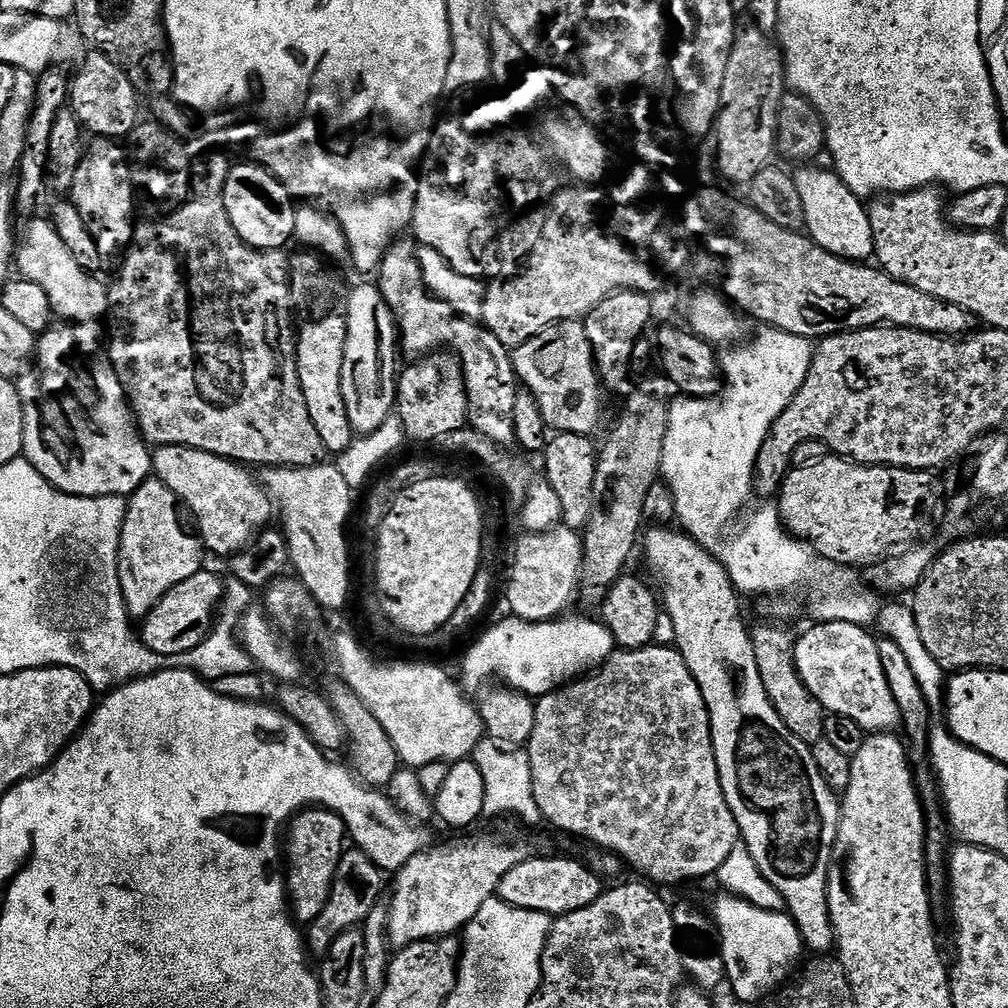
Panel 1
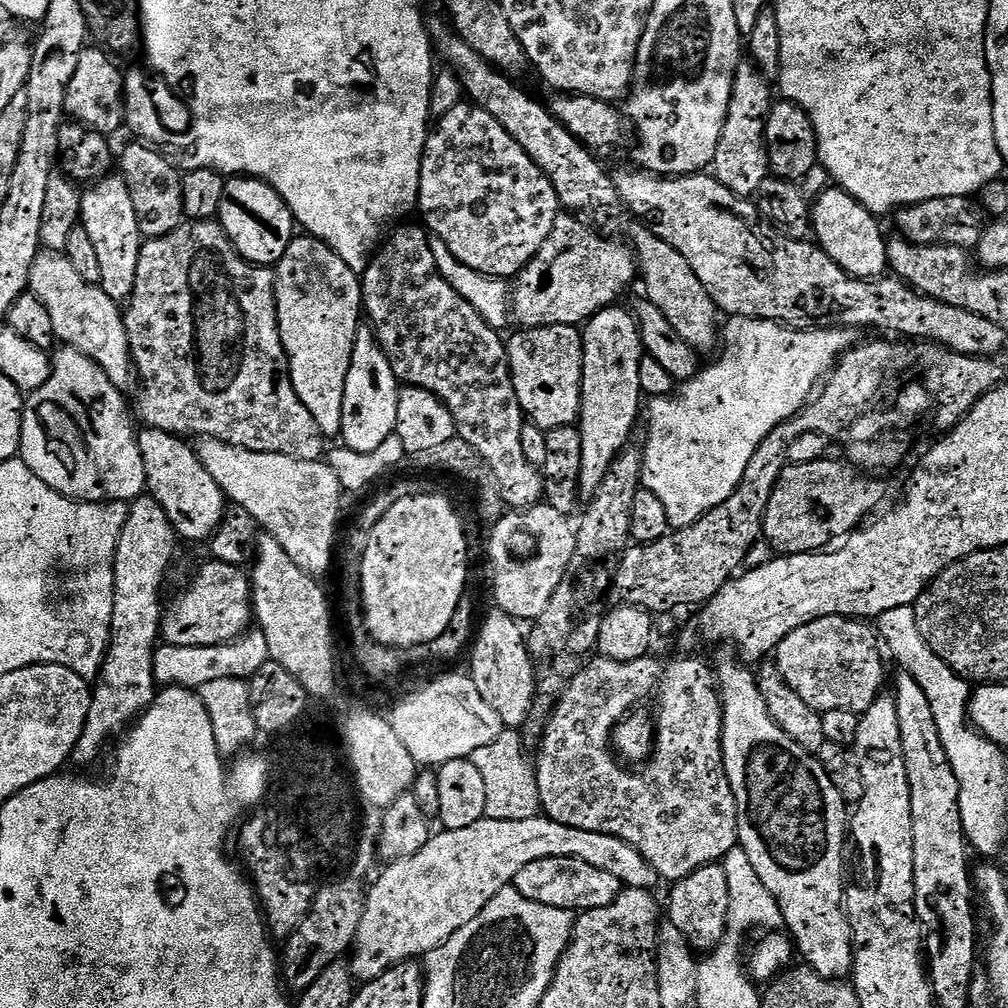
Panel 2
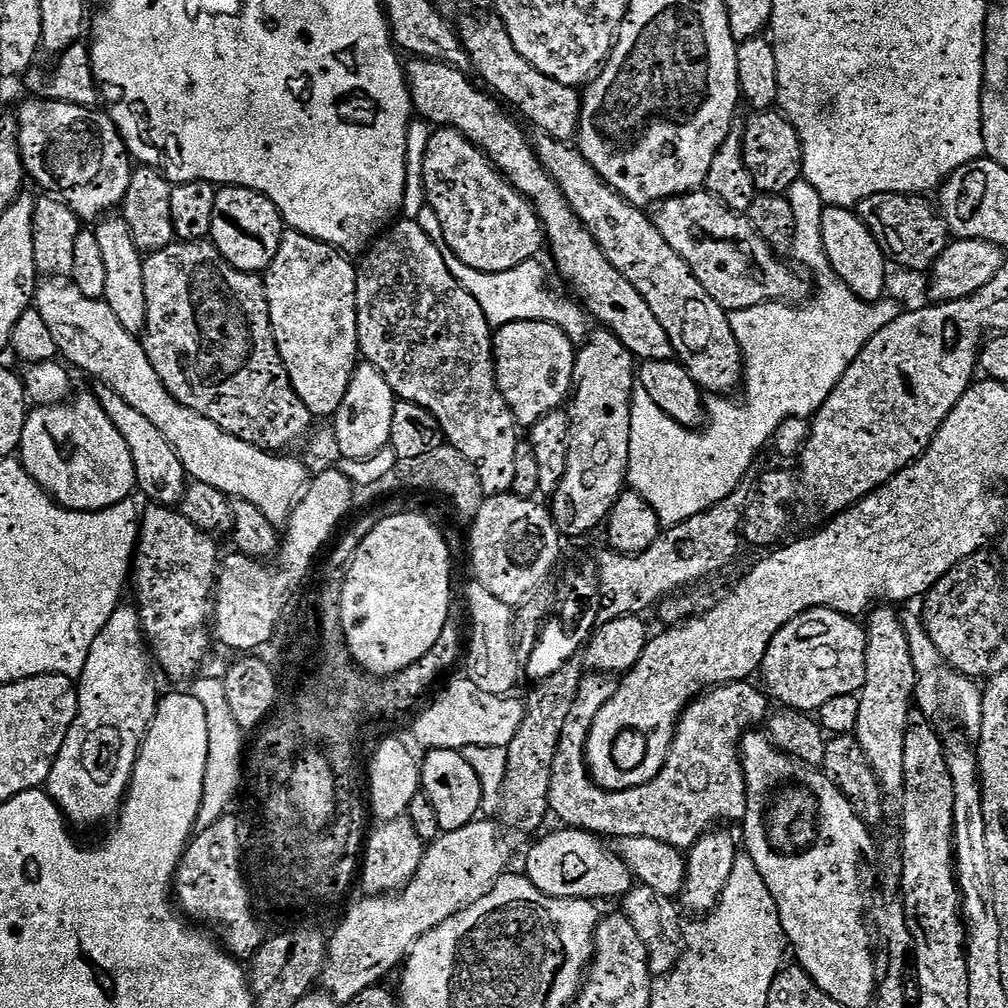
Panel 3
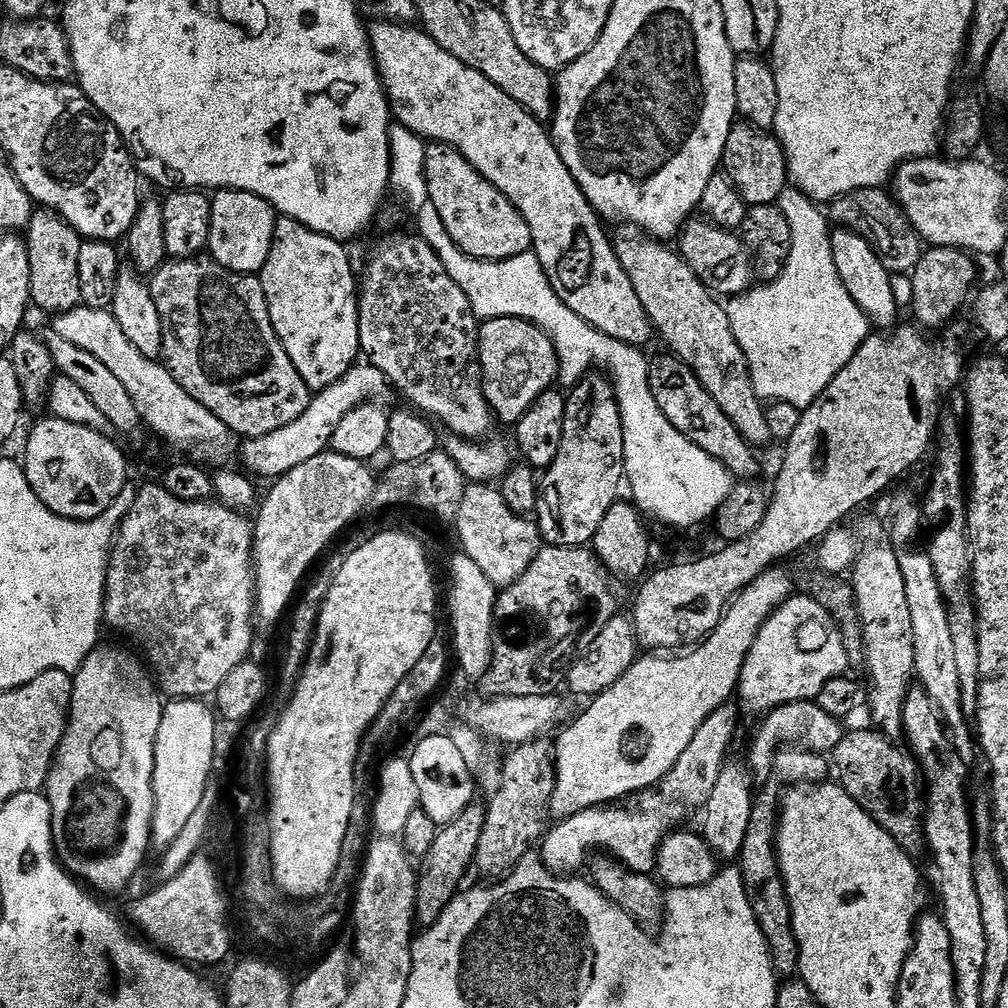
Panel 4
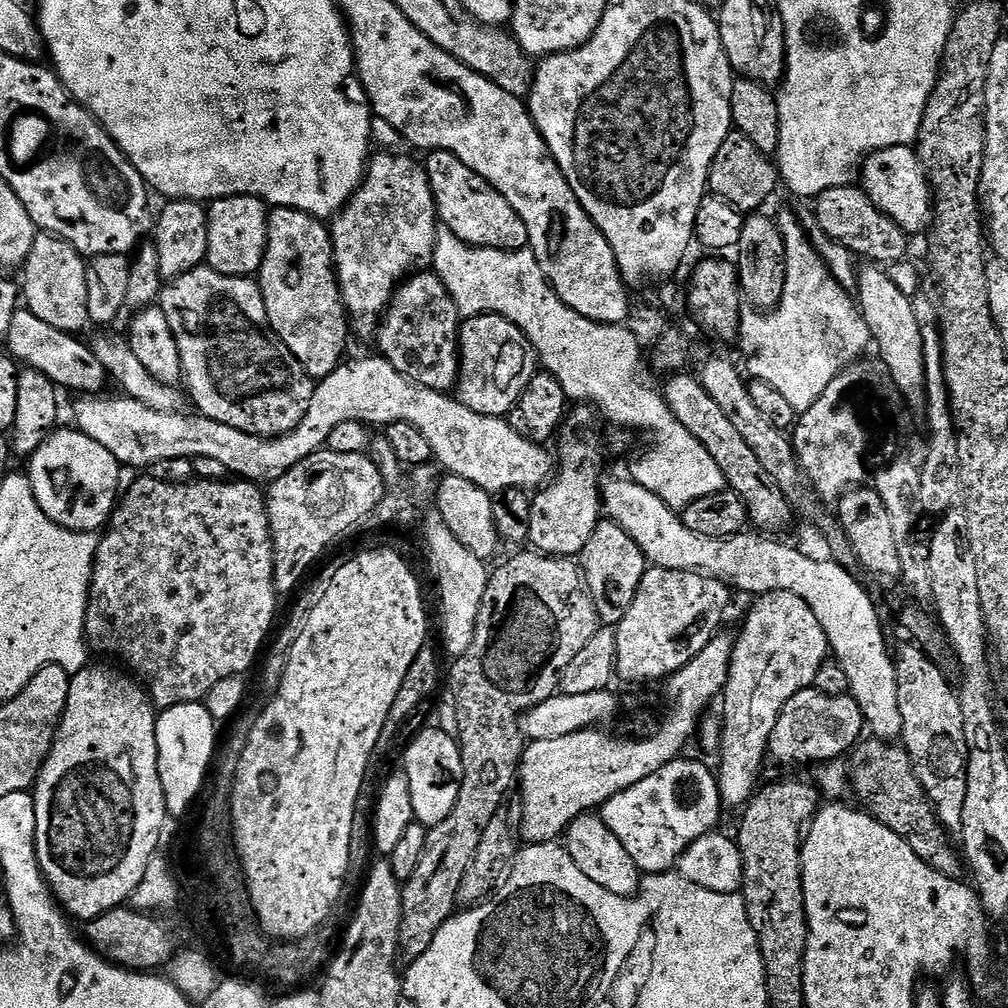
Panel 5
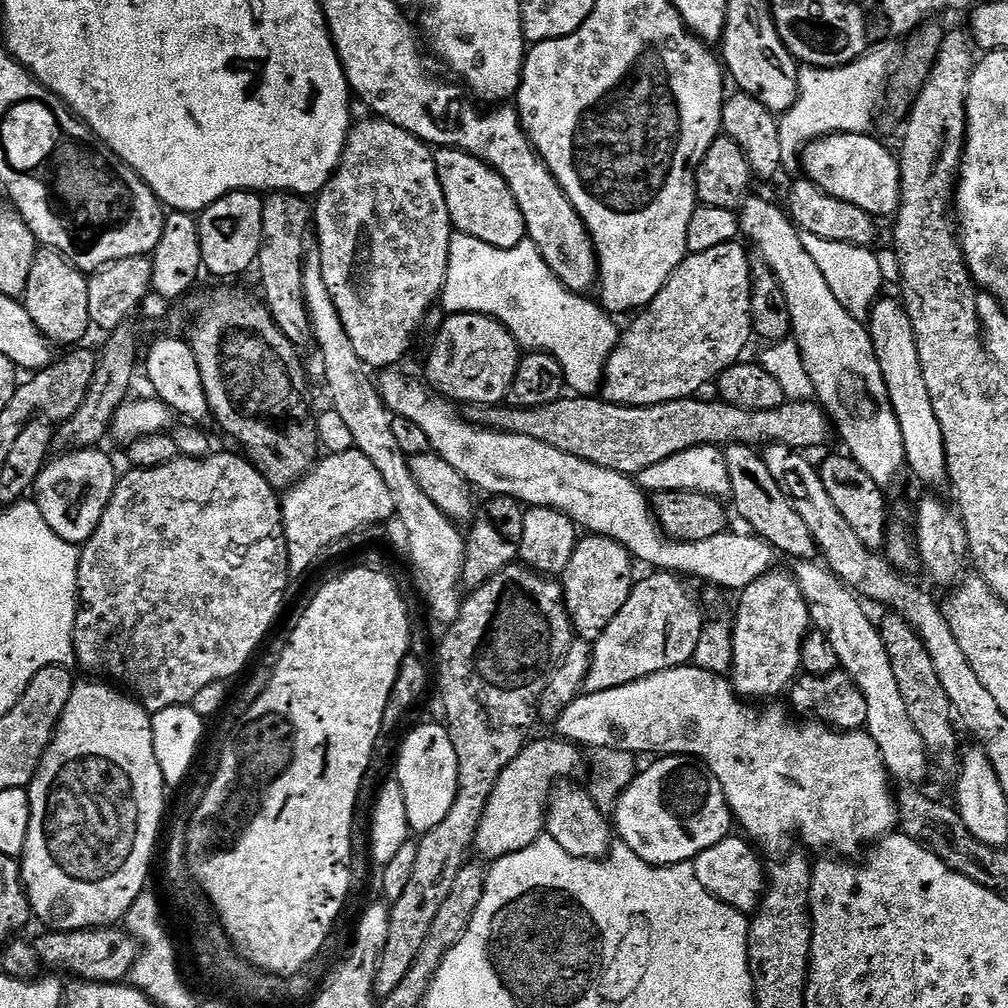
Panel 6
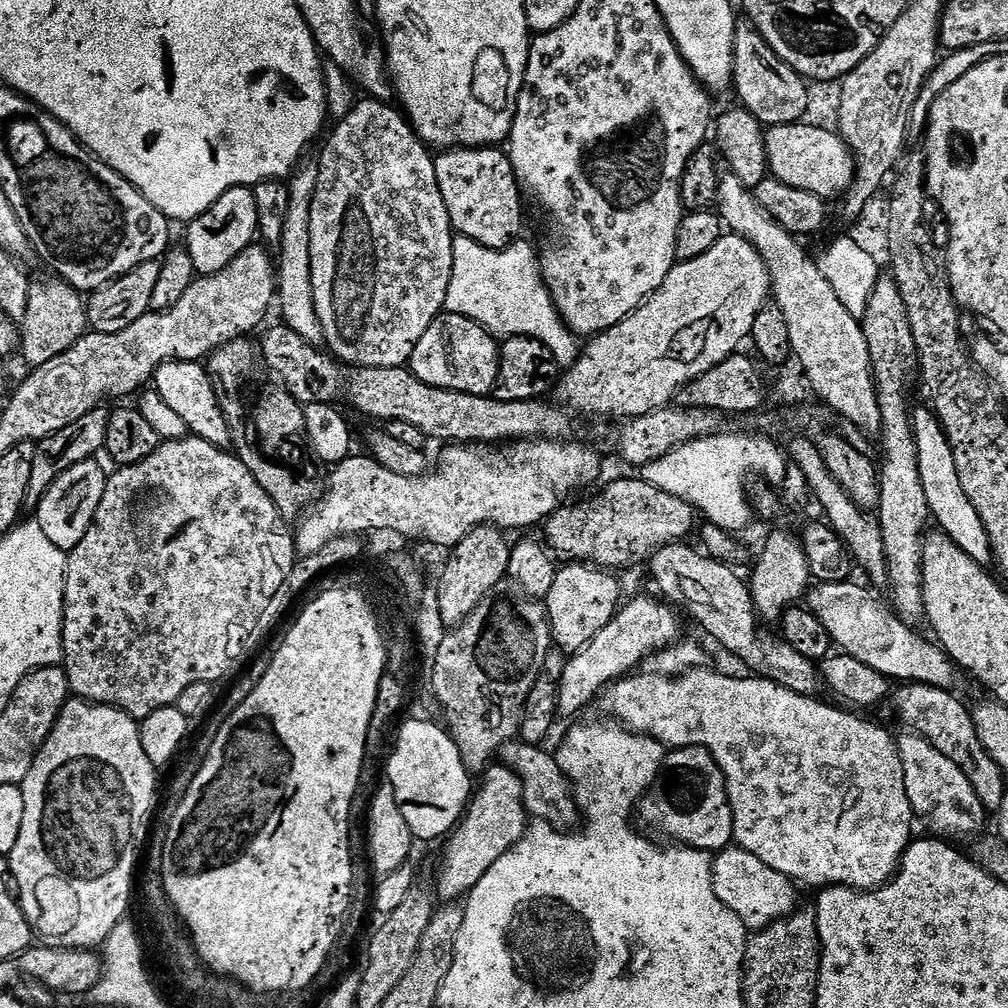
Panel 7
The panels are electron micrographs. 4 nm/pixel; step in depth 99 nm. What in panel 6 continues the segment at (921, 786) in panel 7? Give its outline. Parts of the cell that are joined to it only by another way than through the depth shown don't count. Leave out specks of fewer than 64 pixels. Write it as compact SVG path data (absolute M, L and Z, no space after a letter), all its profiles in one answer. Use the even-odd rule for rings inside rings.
M802 560L795 566L794 575L808 603L812 624L830 638L838 654L840 668L852 677L866 698L866 731L874 738L889 773L896 775L897 772L909 785L923 785L930 769L930 757L924 750L922 734L918 734L918 730L914 730L914 722L910 722L910 714L906 710L902 690L898 690L898 678L894 678L894 666L890 666L879 627L874 620L872 624L861 597L847 588L823 563Z

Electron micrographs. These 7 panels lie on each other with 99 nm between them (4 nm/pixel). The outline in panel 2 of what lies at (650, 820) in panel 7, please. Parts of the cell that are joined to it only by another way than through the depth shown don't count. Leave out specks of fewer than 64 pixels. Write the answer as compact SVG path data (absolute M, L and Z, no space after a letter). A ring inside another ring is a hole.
M546 858L530 862L530 866L522 866L522 870L518 870L514 886L518 894L522 894L522 898L528 898L530 902L561 908L573 914L610 906L610 902L614 902L614 898L622 891L620 880L612 874L606 874L581 860L558 858Z

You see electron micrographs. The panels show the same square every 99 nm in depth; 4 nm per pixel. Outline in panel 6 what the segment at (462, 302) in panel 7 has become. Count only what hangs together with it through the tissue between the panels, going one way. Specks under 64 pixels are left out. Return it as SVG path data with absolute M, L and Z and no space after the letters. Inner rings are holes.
M456 232L450 242L448 273L442 293L444 312L476 312L500 321L509 334L524 350L543 350L557 360L564 371L564 383L575 395L596 396L604 382L604 365L616 349L622 335L621 325L616 325L611 315L595 299L572 292L546 266L542 254L529 239L513 248L495 248L465 232Z

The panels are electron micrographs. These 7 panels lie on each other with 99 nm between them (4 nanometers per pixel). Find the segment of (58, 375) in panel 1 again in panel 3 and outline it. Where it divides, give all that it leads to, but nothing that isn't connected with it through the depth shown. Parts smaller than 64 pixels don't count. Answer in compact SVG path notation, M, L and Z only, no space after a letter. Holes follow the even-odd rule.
M84 392L75 396L63 404L31 409L22 430L18 459L56 503L76 512L97 512L133 495L134 458L130 458L126 438L106 418L99 395Z

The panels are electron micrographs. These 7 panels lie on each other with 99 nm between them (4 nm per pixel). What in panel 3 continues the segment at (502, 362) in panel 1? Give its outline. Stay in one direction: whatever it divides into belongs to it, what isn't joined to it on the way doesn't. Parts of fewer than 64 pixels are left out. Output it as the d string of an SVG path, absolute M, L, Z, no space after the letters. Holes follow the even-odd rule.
M402 218L395 221L369 247L364 258L365 260L359 261L357 265L355 280L355 306L358 310L358 336L361 357L383 374L387 384L392 388L392 392L395 393L399 401L414 402L415 405L422 406L423 409L432 413L443 431L445 441L456 448L472 465L475 465L479 484L482 486L485 497L507 495L511 491L514 482L514 459L516 446L520 441L520 435L518 435L520 430L513 418L513 412L506 405L506 400L497 388L496 361L493 358L492 344L494 330L484 315L482 306L478 304L478 300L472 294L457 282L449 267L446 266L446 262L443 261L442 254L439 253L434 242L430 240L429 235L422 230L420 224L414 218L408 218L408 220Z

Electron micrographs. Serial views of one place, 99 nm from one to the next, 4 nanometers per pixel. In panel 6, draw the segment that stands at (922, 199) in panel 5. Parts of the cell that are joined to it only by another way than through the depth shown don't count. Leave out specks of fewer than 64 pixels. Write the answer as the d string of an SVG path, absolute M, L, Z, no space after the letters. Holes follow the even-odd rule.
M835 132L832 136L821 136L820 139L812 141L802 152L802 171L807 179L819 188L829 192L834 198L842 198L862 210L866 210L877 218L895 217L900 209L900 194L902 185L900 183L900 161L897 153L892 152L880 140L875 140L872 134L863 132Z

